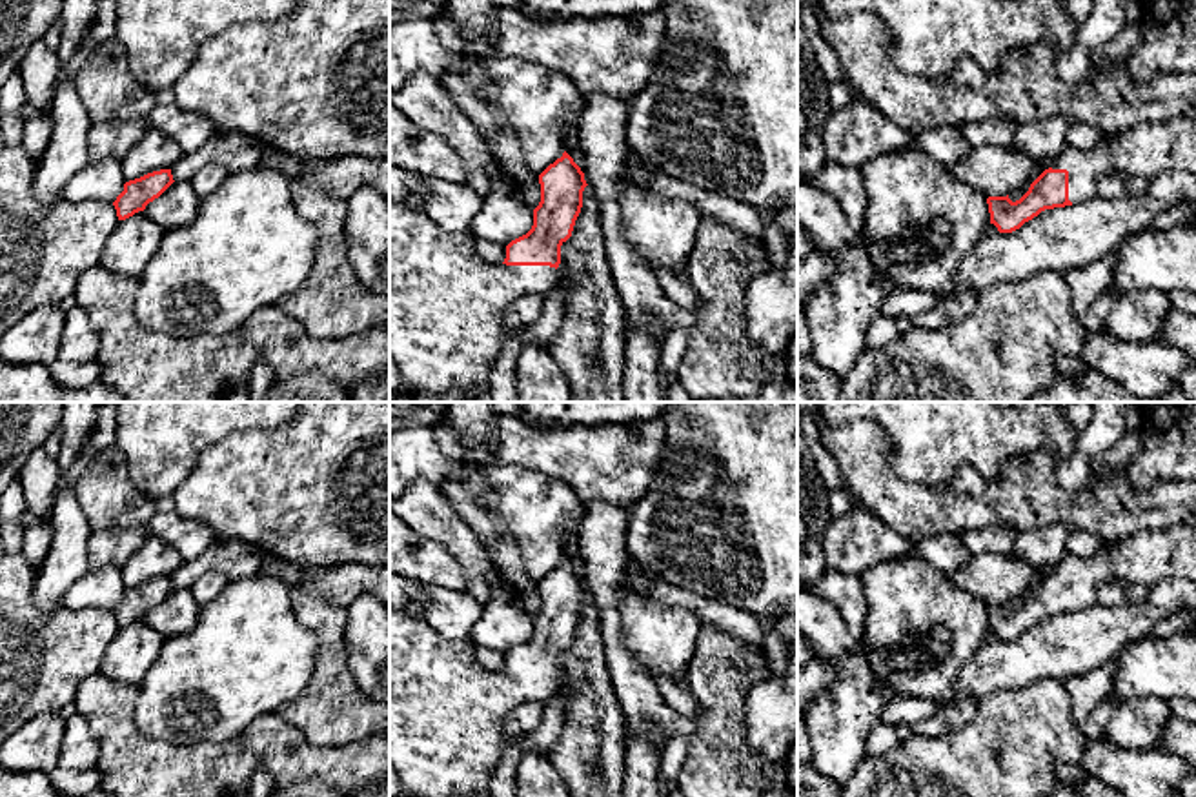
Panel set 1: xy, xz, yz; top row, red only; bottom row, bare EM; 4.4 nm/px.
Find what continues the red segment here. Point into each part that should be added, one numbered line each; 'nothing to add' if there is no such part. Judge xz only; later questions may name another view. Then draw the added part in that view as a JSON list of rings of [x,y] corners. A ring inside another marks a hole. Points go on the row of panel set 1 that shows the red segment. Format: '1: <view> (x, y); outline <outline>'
1: xz (446, 304); outline [[[390,198],[390,358],[397,364],[408,395],[455,391],[468,402],[479,402],[477,391],[490,382],[508,338],[504,309],[522,295],[546,295],[559,282],[559,267],[492,264],[479,255],[475,242],[473,233],[450,233],[424,209]]]

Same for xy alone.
1: xy (44, 246); outline [[[22,144],[0,149],[0,338],[33,309],[75,295],[80,275],[100,266],[118,224],[113,202],[73,202],[64,195],[42,202],[36,195],[38,162]]]

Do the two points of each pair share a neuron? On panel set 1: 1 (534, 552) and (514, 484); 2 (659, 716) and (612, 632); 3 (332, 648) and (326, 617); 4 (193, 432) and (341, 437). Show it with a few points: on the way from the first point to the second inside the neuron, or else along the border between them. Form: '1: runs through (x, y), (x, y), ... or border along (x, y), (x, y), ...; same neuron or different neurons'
1: runs through (534, 535), (534, 508), (528, 501); same neuron
2: runs through (639, 696), (616, 652); same neuron
3: runs through (330, 641), (328, 625); same neuron
4: border along (273, 428), (233, 432), (208, 446), (197, 459); different neurons

